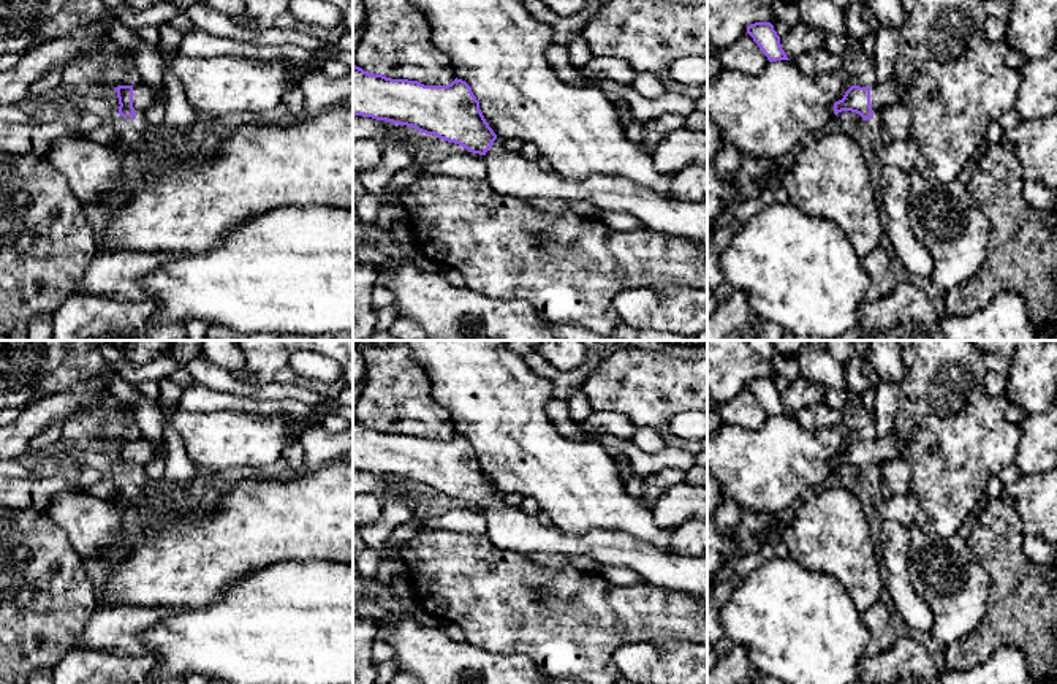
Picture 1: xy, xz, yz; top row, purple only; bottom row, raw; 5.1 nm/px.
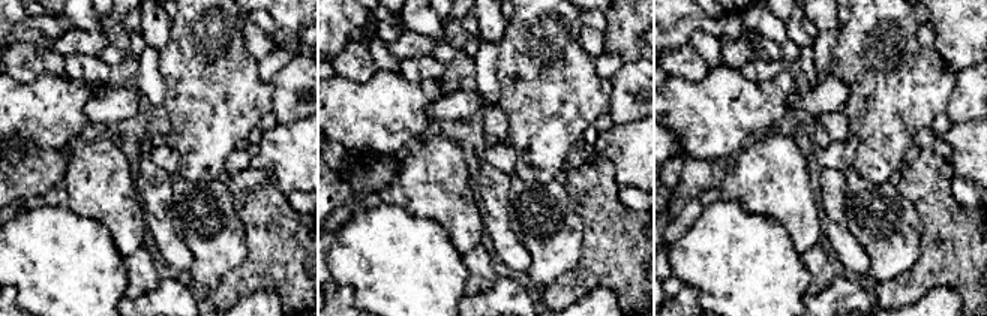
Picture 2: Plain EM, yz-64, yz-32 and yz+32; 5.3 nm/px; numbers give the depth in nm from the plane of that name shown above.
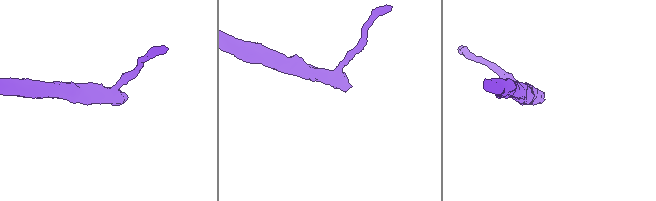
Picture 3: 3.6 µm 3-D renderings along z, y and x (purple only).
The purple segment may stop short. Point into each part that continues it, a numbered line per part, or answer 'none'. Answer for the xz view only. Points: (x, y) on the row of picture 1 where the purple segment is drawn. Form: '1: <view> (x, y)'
1: xz (508, 173)

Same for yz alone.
1: yz (882, 94)

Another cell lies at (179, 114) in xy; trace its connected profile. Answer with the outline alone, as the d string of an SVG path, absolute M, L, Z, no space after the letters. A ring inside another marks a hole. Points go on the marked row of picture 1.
M165 22L160 27L158 54L165 62L163 82L166 87L165 120L171 130L190 128L195 120L195 109L190 106L180 81L166 68L166 62L177 55L177 48L184 38L182 32Z

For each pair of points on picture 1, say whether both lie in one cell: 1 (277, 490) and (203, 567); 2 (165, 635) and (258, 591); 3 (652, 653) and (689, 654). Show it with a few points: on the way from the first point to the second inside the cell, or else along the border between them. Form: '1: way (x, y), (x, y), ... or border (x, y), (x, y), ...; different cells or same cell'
1: way (261, 509), (222, 548); same cell
2: way (189, 635), (214, 635), (234, 615); same cell
3: way (662, 656), (679, 656); same cell

